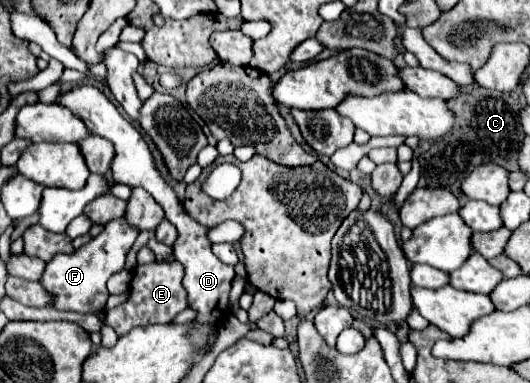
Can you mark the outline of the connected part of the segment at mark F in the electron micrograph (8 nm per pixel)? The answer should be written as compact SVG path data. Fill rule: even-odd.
M126 218L112 220L106 224L104 232L96 236L94 240L86 242L82 248L74 250L72 254L56 254L42 274L40 284L46 288L46 292L52 294L52 308L56 310L70 310L78 314L98 314L104 312L108 290L106 282L112 274L124 270L126 254L130 246L134 244L138 236L138 230L134 230Z

